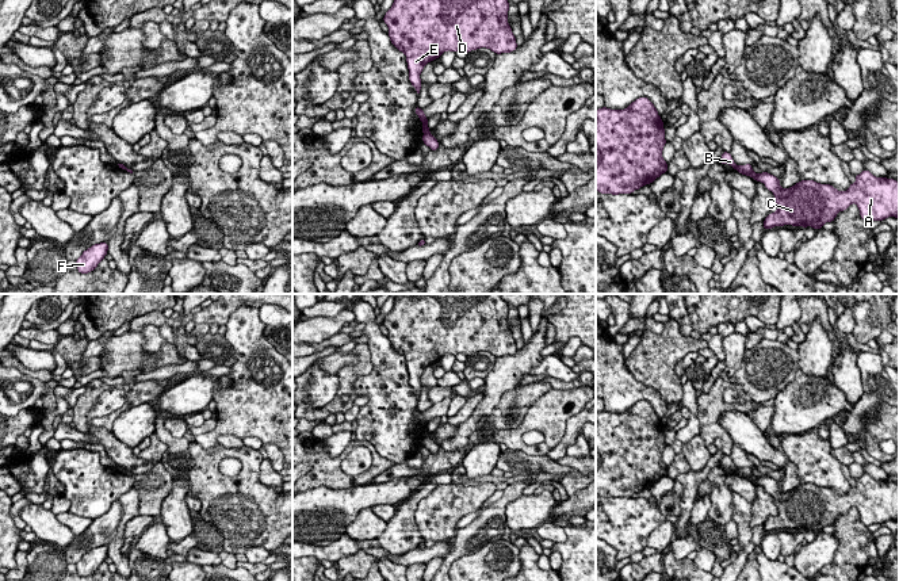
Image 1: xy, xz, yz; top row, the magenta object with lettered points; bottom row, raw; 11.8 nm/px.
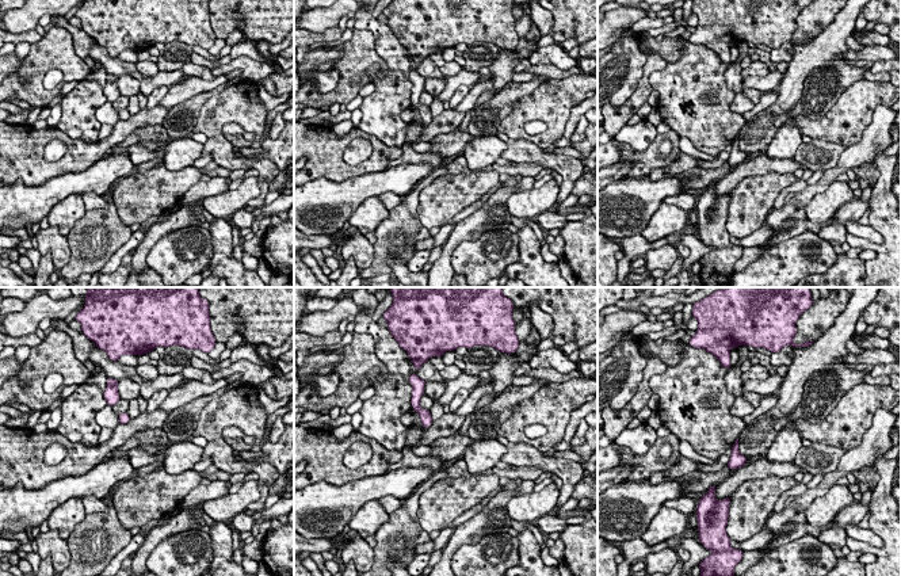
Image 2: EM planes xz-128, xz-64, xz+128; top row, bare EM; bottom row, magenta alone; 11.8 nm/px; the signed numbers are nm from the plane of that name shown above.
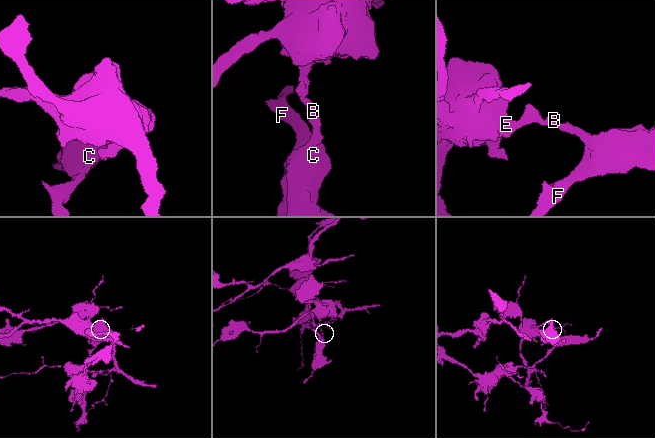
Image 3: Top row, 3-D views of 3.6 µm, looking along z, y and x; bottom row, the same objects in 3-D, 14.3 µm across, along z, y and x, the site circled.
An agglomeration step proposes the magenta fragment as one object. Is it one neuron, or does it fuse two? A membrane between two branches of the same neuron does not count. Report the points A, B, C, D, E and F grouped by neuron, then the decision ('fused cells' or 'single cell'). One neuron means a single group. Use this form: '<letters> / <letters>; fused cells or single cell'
A C F / B D E; fused cells

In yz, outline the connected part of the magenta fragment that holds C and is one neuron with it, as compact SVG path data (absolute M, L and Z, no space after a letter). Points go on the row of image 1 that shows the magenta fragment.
M751 164L741 165L737 171L764 183L774 195L777 211L765 218L764 230L784 225L811 226L818 230L826 222L833 222L852 203L857 205L867 223L888 217L899 218L899 181L876 177L867 169L856 175L856 181L846 191L814 180L800 180L783 188L780 179L768 172L755 173Z

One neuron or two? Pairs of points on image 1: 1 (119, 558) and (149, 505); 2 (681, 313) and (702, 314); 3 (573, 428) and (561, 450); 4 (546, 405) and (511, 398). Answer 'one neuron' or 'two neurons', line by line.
1: two neurons
2: two neurons
3: one neuron
4: two neurons

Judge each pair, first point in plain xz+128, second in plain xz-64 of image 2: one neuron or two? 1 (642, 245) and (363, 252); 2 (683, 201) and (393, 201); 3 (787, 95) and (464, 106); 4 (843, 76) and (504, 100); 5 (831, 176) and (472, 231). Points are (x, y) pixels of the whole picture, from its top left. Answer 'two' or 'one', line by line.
1: two
2: one
3: two
4: one
5: one

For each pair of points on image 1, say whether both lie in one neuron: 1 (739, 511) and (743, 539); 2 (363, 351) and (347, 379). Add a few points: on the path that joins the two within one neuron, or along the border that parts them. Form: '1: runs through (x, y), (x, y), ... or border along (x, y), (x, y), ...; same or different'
1: runs through (742, 518), (743, 532); same
2: runs through (363, 358), (363, 363), (354, 373); same

